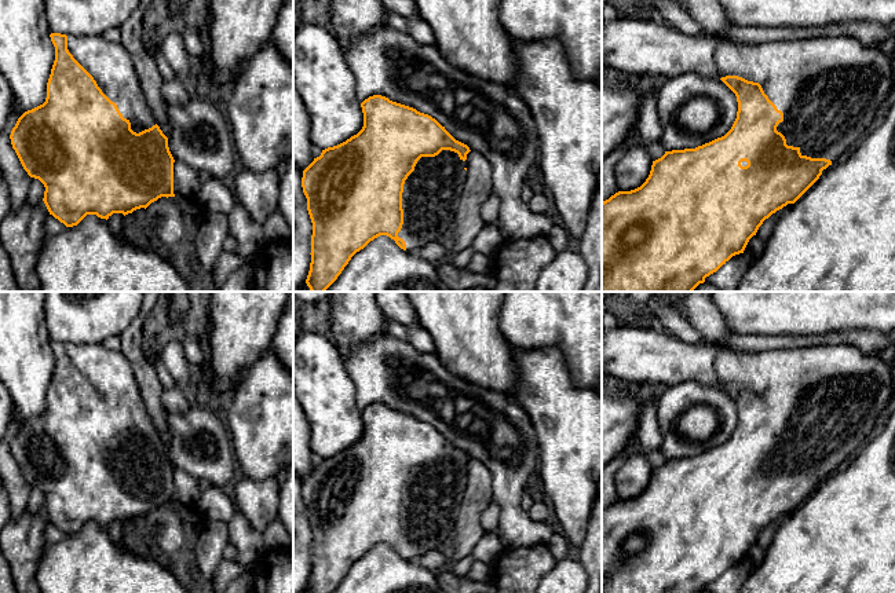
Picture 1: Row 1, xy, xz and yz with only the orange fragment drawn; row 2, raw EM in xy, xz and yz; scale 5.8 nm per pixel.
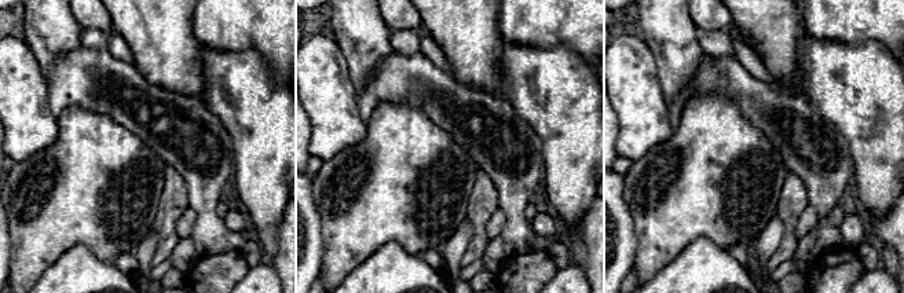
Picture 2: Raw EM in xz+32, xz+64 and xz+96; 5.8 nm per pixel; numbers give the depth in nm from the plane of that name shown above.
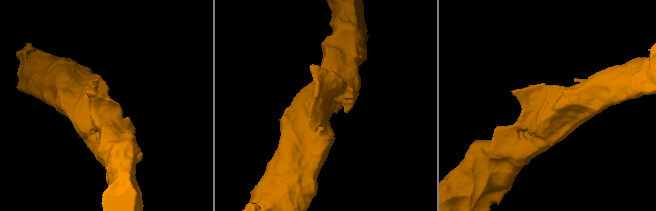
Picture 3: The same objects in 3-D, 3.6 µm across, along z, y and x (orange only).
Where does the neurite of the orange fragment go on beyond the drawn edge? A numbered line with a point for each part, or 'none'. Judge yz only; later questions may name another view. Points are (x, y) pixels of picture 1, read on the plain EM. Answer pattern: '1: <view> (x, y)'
1: yz (829, 396)

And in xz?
1: xz (431, 502)

